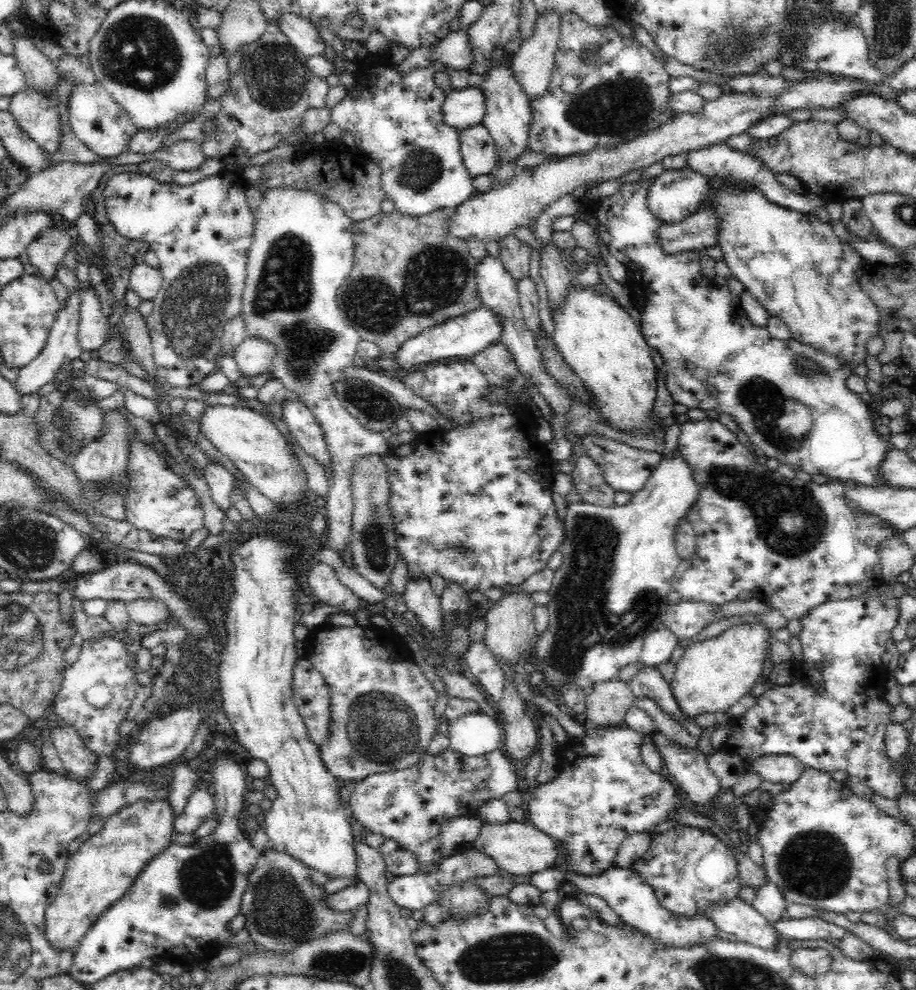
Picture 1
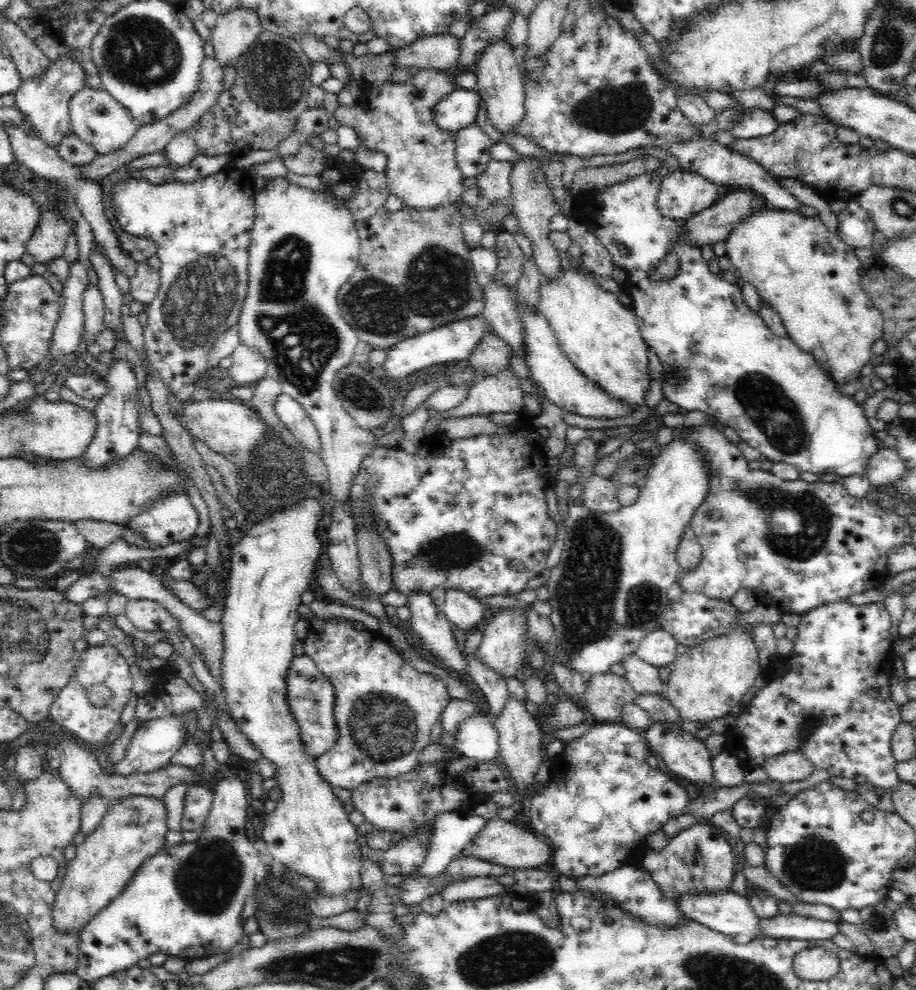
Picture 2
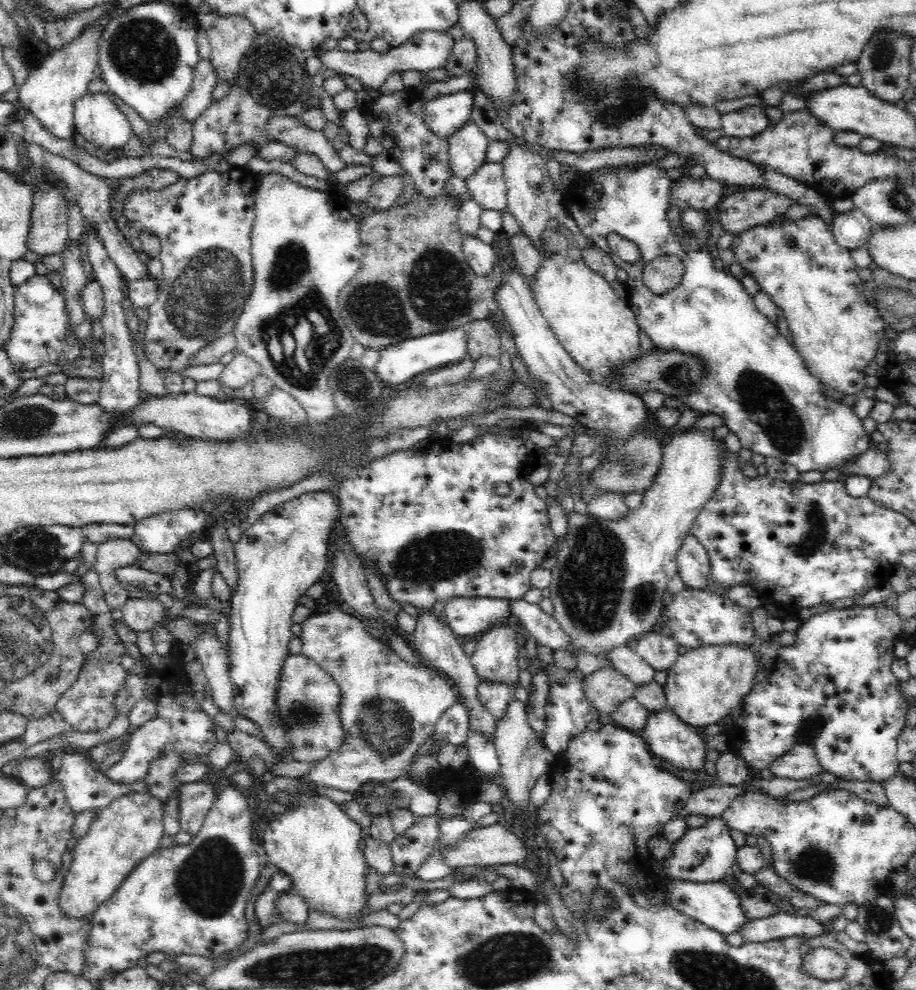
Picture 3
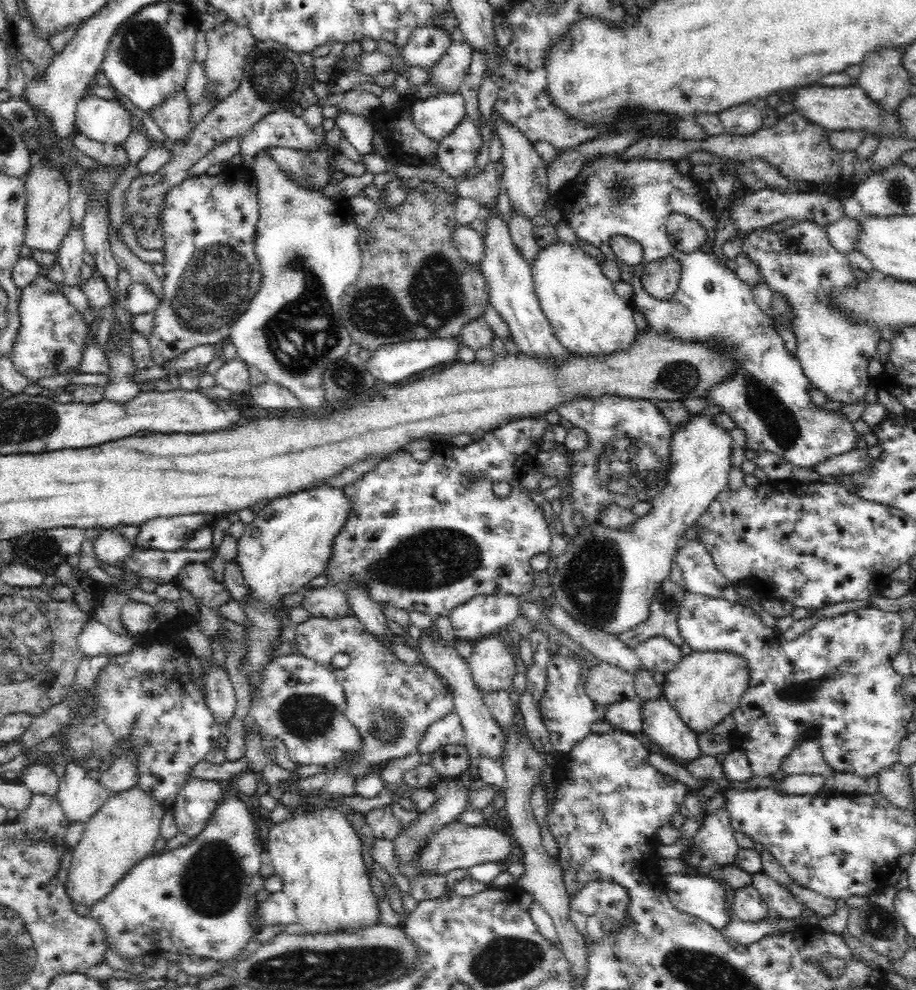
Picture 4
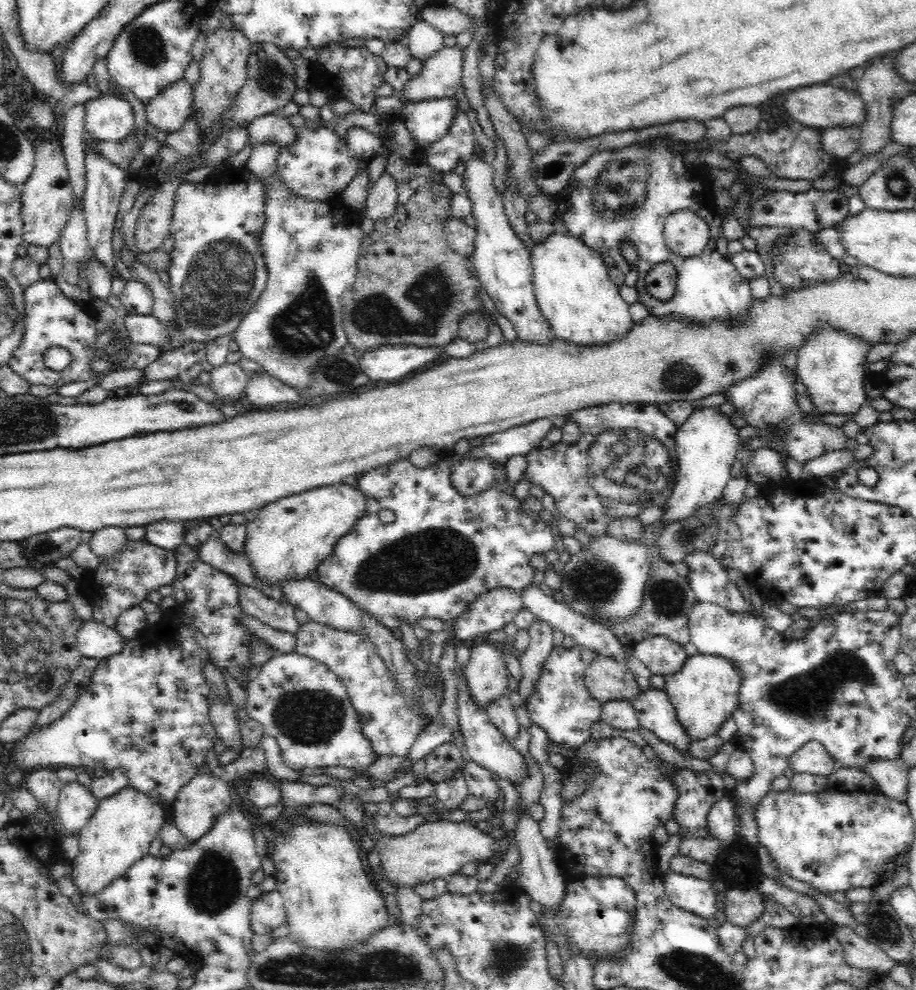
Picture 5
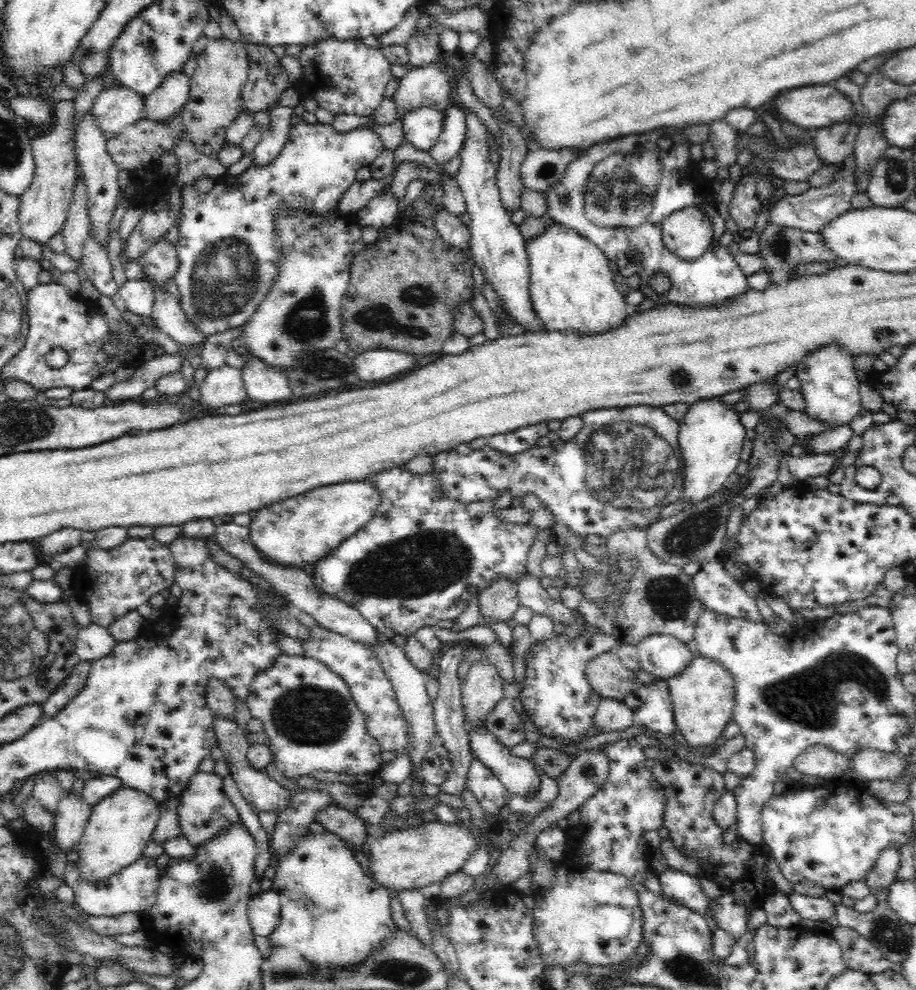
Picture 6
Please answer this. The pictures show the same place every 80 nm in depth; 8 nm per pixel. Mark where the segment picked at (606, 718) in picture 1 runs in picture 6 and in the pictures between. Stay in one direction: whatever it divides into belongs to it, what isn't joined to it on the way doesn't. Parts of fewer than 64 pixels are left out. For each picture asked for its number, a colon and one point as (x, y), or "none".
2: (605, 695)
3: (606, 688)
4: (606, 684)
5: (607, 679)
6: (608, 677)

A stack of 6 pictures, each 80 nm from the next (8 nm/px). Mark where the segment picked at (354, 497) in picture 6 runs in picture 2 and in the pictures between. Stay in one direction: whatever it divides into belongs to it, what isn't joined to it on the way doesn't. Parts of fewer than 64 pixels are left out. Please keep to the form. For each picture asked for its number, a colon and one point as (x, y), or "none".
2: (276, 562)
3: (279, 557)
4: (291, 539)
5: (289, 538)

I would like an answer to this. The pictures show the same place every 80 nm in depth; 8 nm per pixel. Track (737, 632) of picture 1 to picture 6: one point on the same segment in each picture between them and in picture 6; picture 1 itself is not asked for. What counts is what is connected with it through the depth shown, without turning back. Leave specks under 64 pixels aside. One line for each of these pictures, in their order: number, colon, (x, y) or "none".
2: (704, 683)
3: (702, 687)
4: (704, 688)
5: (704, 693)
6: (702, 695)

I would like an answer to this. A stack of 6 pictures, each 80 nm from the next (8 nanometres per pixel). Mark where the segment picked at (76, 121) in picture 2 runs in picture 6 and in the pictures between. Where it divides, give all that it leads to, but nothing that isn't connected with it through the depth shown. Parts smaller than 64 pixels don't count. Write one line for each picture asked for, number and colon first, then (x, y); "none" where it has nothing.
3: (97, 118)
4: (100, 120)
5: (109, 117)
6: (116, 107)

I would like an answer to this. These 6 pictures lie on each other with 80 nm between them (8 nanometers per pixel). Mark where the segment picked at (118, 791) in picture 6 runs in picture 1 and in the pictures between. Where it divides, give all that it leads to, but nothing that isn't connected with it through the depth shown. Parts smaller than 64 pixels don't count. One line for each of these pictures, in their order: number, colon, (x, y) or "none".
1: (104, 867)
2: (133, 829)
3: (120, 836)
4: (119, 834)
5: (119, 833)

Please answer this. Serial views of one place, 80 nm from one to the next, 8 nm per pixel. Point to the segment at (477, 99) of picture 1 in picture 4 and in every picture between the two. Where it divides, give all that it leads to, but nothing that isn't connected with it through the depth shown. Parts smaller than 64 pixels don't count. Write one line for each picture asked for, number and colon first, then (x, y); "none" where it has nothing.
2: (459, 108)
3: (444, 115)
4: (436, 116)

